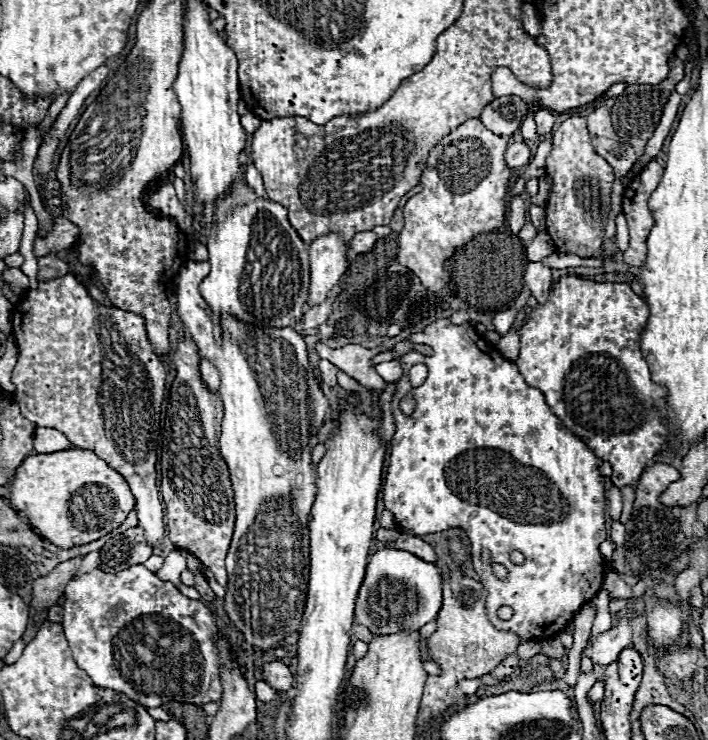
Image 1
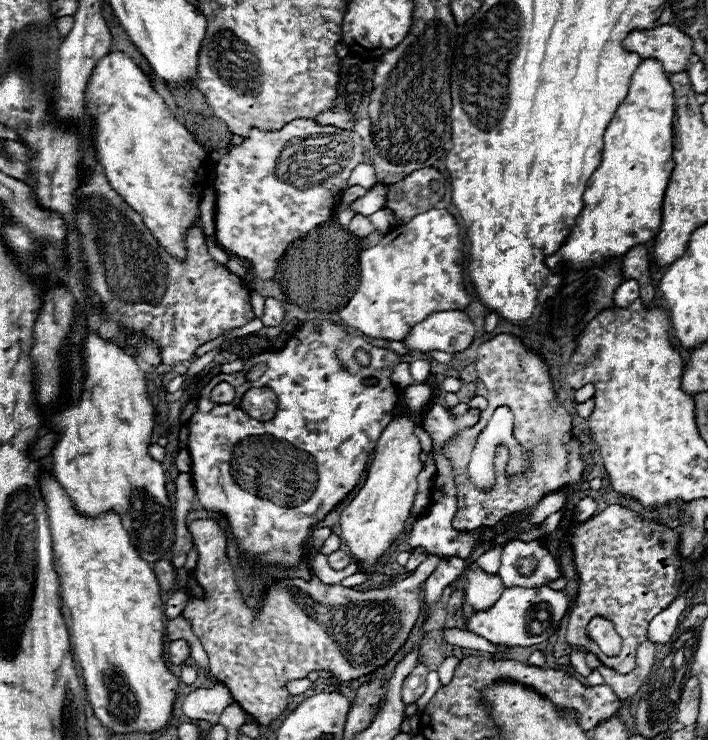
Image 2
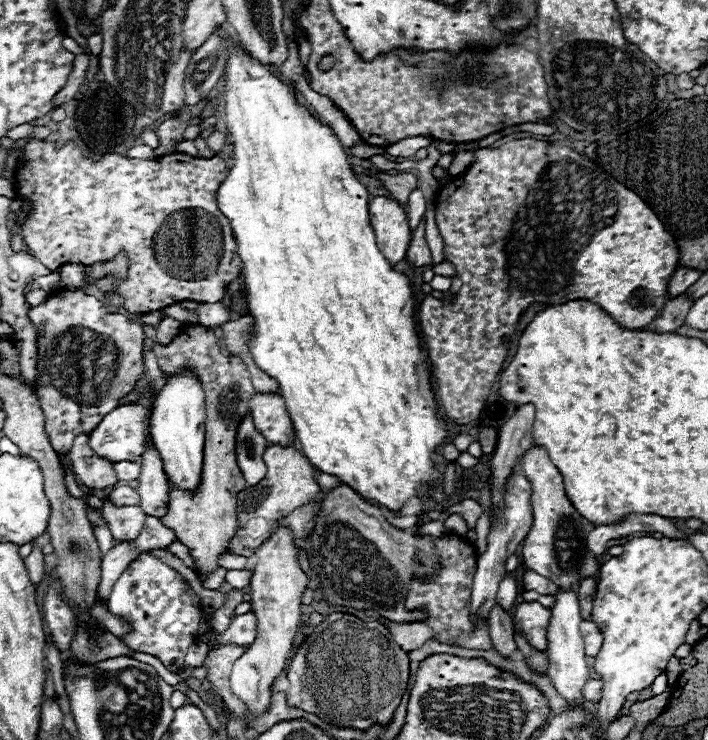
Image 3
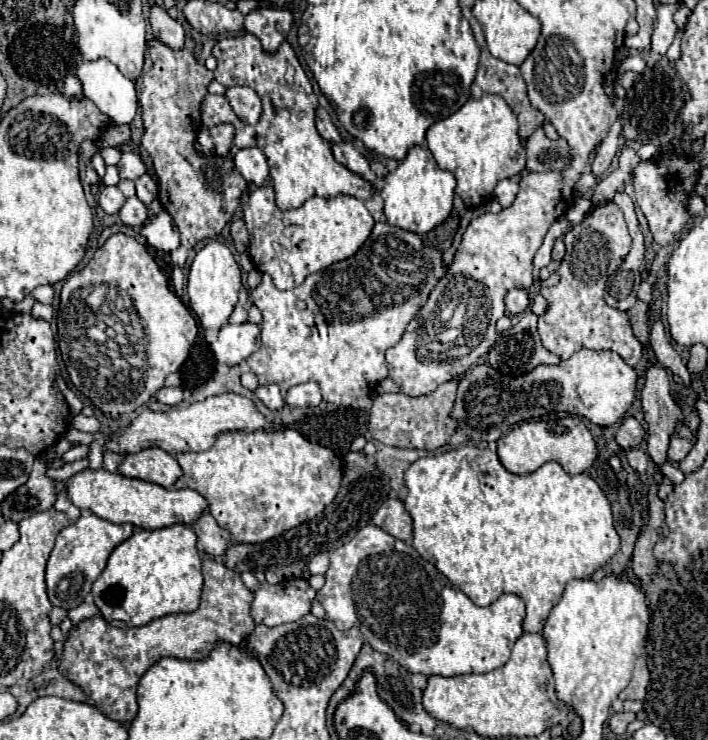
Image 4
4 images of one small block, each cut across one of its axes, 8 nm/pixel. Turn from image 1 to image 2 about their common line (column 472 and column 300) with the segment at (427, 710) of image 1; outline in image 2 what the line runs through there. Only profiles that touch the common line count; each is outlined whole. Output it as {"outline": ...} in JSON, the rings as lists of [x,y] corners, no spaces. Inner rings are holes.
{"outline":[[[192,520],[192,522],[188,522],[188,530],[190,530],[192,538],[194,538],[196,552],[198,553],[194,576],[196,580],[198,580],[198,584],[204,588],[204,592],[206,592],[206,600],[190,600],[190,602],[186,604],[182,616],[190,622],[192,632],[200,638],[202,646],[204,646],[204,650],[206,650],[206,654],[208,654],[210,674],[214,674],[214,676],[232,692],[234,700],[236,700],[258,724],[270,724],[274,718],[278,718],[278,716],[282,714],[282,710],[284,710],[286,704],[288,704],[288,690],[284,688],[284,684],[286,684],[288,680],[306,678],[306,676],[308,676],[310,672],[314,672],[314,670],[326,670],[326,672],[332,672],[332,674],[338,678],[338,682],[352,682],[352,680],[358,680],[358,678],[362,678],[362,676],[366,676],[366,674],[372,674],[372,672],[378,670],[380,666],[388,664],[388,662],[392,660],[392,656],[406,644],[406,640],[408,640],[408,636],[410,636],[410,632],[412,632],[412,628],[414,628],[414,624],[416,624],[416,620],[418,620],[418,616],[420,616],[420,612],[422,612],[422,584],[424,584],[424,580],[434,572],[434,568],[436,568],[438,562],[440,562],[440,556],[428,554],[428,558],[426,558],[426,560],[416,568],[416,572],[410,574],[406,580],[394,582],[394,584],[390,584],[390,586],[386,586],[386,588],[382,588],[382,590],[366,590],[366,592],[354,590],[354,588],[346,588],[346,586],[340,586],[340,584],[308,584],[308,582],[296,580],[296,578],[294,578],[294,580],[282,580],[282,582],[274,584],[274,586],[268,590],[268,596],[262,600],[262,608],[256,612],[256,610],[252,610],[252,608],[246,606],[246,602],[244,602],[242,594],[240,594],[236,582],[232,580],[232,564],[230,564],[230,560],[228,560],[228,556],[226,556],[226,534],[224,534],[222,526],[216,524],[214,520]]]}

